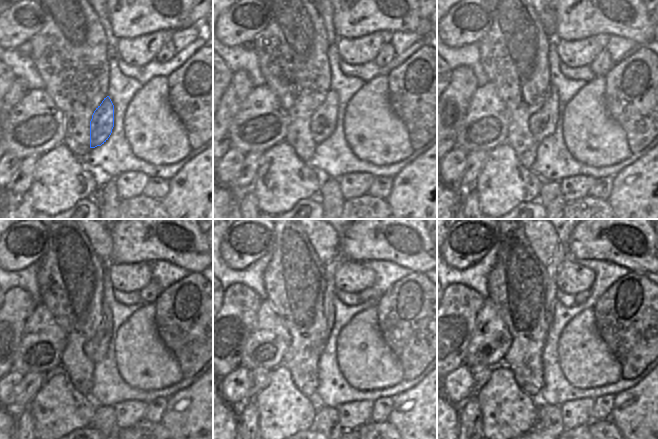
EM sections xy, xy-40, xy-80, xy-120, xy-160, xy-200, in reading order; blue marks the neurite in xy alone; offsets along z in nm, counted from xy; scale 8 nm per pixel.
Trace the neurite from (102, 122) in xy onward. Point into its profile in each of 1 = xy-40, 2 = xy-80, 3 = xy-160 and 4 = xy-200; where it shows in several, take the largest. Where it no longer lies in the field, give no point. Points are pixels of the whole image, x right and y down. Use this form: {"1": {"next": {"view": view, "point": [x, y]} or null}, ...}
{"1": {"next": {"view": "xy-40", "point": [323, 122]}}, "2": {"next": {"view": "xy-80", "point": [542, 124]}}, "3": {"next": {"view": "xy-160", "point": [330, 268]}}, "4": {"next": {"view": "xy-200", "point": [561, 253]}}}

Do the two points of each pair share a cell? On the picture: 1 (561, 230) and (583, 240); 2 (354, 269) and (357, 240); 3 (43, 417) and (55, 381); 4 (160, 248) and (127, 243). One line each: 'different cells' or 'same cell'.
1: different cells
2: different cells
3: same cell
4: same cell

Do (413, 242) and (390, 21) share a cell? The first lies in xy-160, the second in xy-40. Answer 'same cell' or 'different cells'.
same cell

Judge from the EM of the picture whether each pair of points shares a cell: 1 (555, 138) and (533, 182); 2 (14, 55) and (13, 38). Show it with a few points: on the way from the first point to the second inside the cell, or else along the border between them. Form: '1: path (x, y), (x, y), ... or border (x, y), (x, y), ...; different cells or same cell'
1: border (529, 169), (544, 181); different cells
2: border (10, 49), (15, 50); different cells

